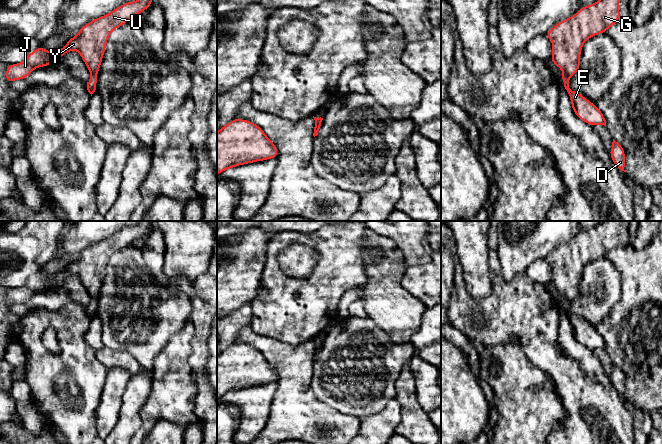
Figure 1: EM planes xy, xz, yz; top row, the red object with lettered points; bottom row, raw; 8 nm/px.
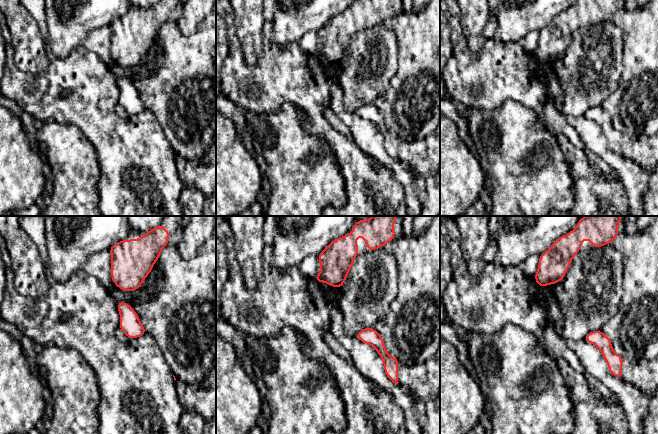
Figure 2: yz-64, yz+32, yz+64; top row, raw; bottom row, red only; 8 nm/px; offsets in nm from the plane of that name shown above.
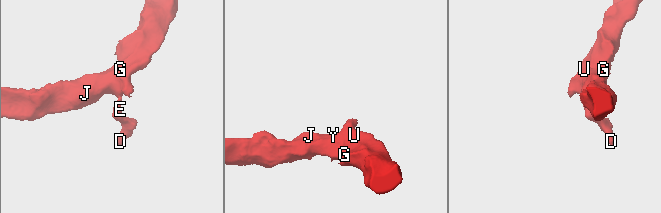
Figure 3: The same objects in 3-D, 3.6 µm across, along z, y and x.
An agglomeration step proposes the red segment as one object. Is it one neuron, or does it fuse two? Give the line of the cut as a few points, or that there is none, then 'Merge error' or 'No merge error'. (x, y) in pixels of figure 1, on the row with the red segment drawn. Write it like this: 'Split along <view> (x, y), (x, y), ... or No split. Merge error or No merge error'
Split along xy (91, 74), (96, 75). Merge error

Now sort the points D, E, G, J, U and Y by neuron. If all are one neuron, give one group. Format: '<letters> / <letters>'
D E / G J U Y

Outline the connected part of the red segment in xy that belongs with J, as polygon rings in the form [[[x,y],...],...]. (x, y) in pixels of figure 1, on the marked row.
[[[137,0],[120,5],[112,12],[84,25],[78,31],[78,35],[69,39],[66,46],[61,49],[47,52],[43,46],[40,46],[23,62],[8,65],[5,79],[8,83],[25,79],[35,68],[53,64],[55,60],[71,50],[80,53],[91,75],[97,75],[111,32],[146,10],[152,3],[153,0]]]

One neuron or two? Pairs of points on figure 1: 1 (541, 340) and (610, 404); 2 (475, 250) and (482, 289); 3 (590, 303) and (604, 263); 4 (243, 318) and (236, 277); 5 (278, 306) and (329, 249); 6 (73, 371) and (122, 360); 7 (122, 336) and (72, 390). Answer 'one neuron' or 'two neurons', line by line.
1: one neuron
2: one neuron
3: one neuron
4: two neurons
5: one neuron
6: one neuron
7: one neuron

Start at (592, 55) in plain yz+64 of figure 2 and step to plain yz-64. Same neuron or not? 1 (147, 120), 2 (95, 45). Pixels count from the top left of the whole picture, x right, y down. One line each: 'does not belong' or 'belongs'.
1: belongs
2: does not belong

